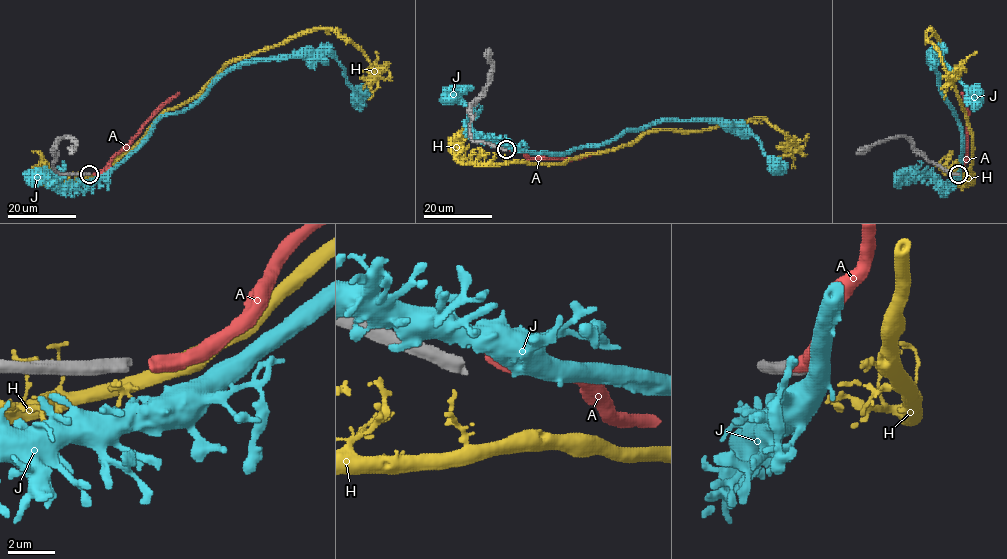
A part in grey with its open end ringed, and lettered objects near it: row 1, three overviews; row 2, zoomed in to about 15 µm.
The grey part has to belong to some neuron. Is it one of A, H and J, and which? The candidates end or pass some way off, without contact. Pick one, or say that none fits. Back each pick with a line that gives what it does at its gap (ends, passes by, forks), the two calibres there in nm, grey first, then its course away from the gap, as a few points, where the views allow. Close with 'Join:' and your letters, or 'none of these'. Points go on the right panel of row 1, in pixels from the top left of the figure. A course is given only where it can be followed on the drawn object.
A: it ends | 550/600 nm | via (958, 174), (966, 157), (967, 105), (962, 93)
Join: A

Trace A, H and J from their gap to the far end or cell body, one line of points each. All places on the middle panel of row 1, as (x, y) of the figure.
A: (509, 149), (518, 149), (531, 158), (580, 159), (596, 154)
H: (505, 154), (507, 161), (564, 163), (630, 145), (650, 130), (707, 130), (764, 118), (793, 141), (791, 167)
J: (507, 148), (477, 138), (469, 130), (471, 106), (452, 94)

